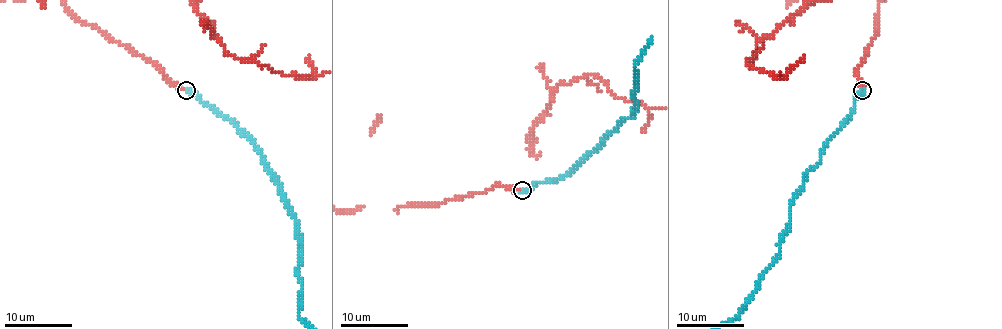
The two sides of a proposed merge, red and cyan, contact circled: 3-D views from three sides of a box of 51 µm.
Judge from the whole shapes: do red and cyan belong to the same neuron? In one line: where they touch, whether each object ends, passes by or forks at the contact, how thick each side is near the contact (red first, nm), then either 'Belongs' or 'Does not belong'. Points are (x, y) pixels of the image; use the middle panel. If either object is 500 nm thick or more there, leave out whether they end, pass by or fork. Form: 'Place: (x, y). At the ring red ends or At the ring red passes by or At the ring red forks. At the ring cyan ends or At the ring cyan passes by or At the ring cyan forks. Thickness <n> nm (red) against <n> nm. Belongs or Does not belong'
Place: (522, 190). At the ring red ends. At the ring cyan ends. Thickness 240 nm (red) against 280 nm. Does not belong

